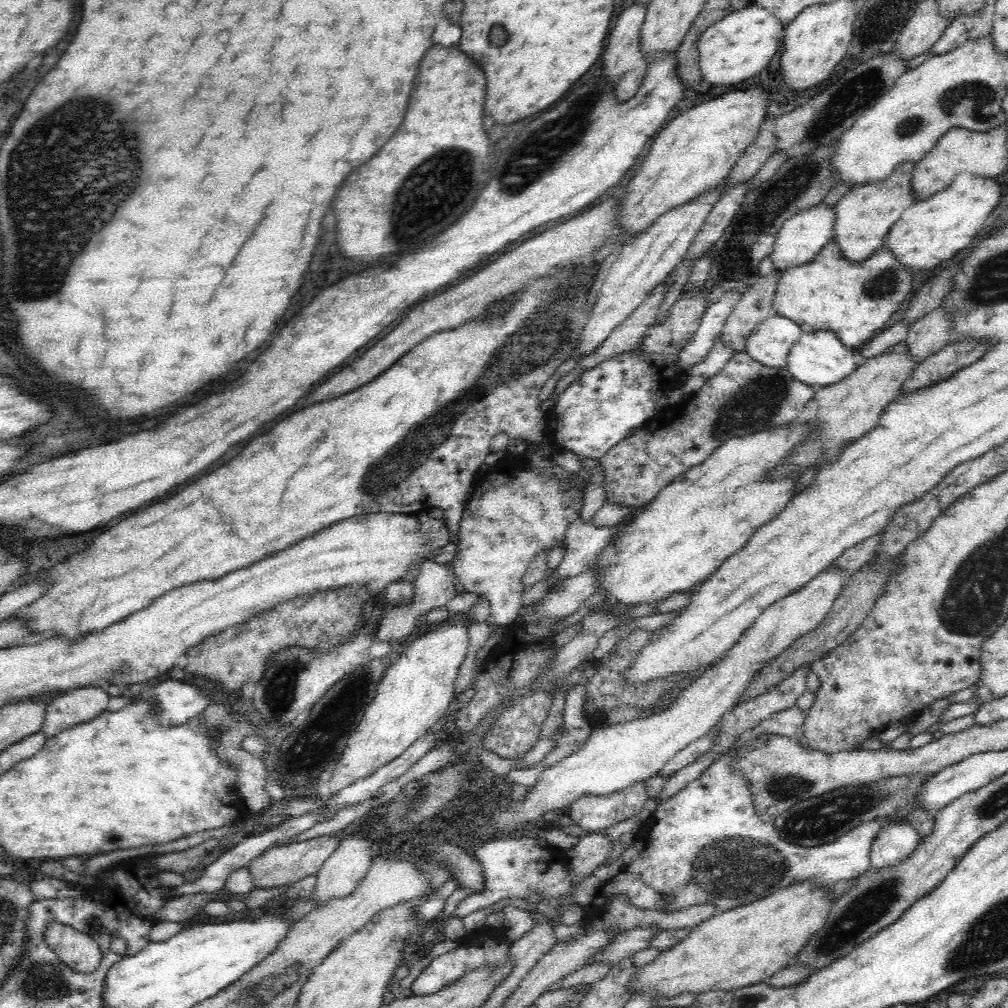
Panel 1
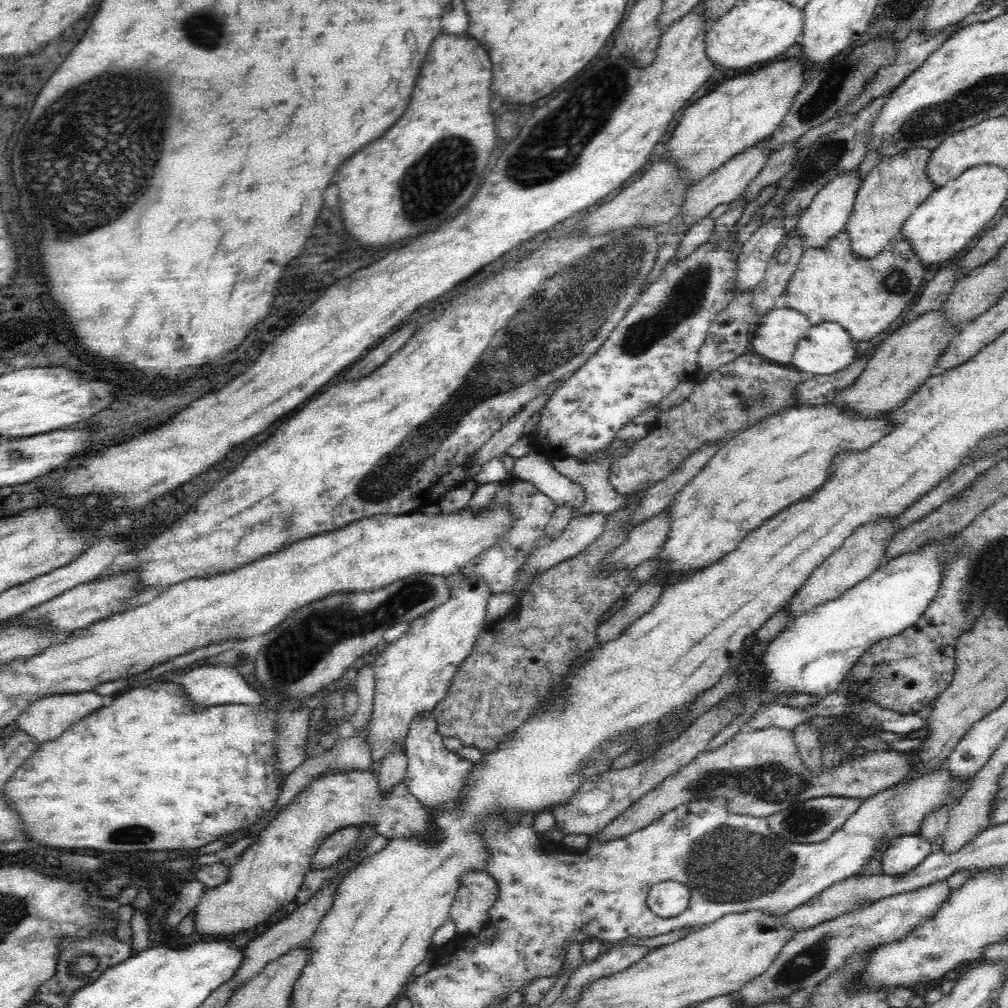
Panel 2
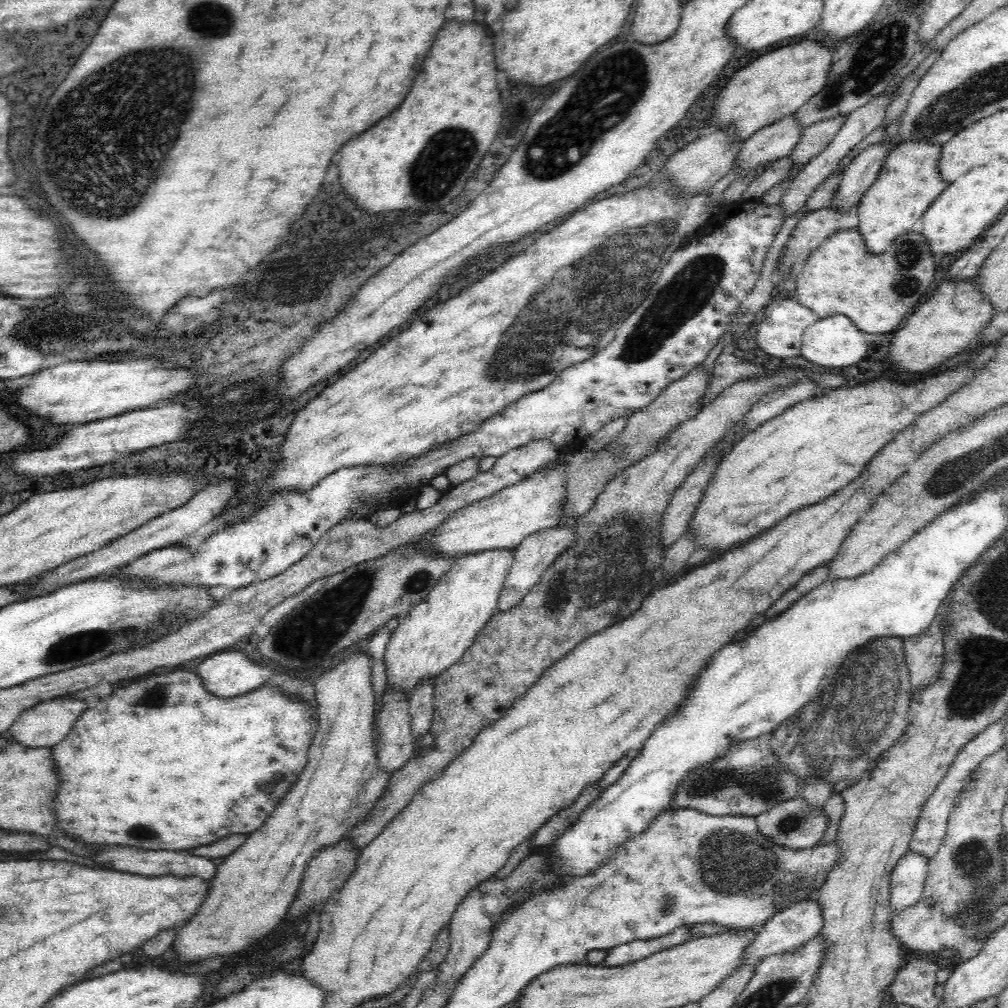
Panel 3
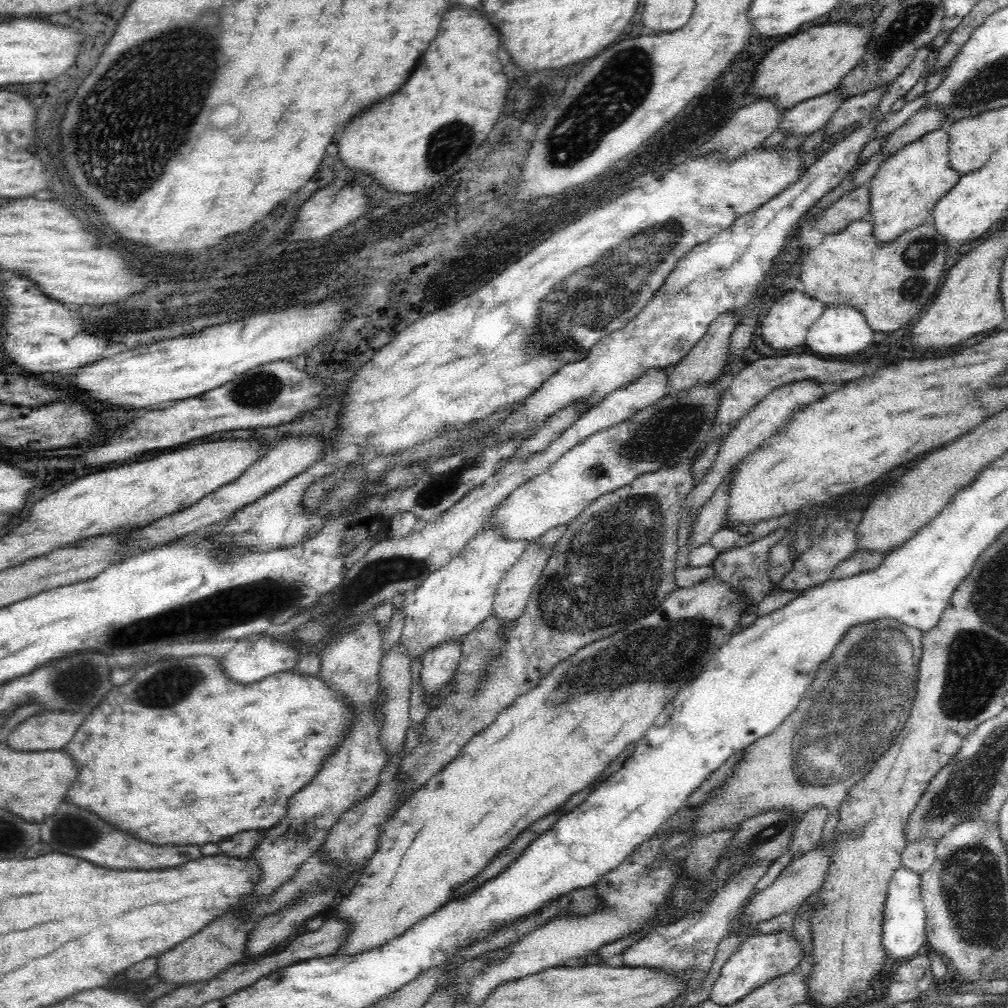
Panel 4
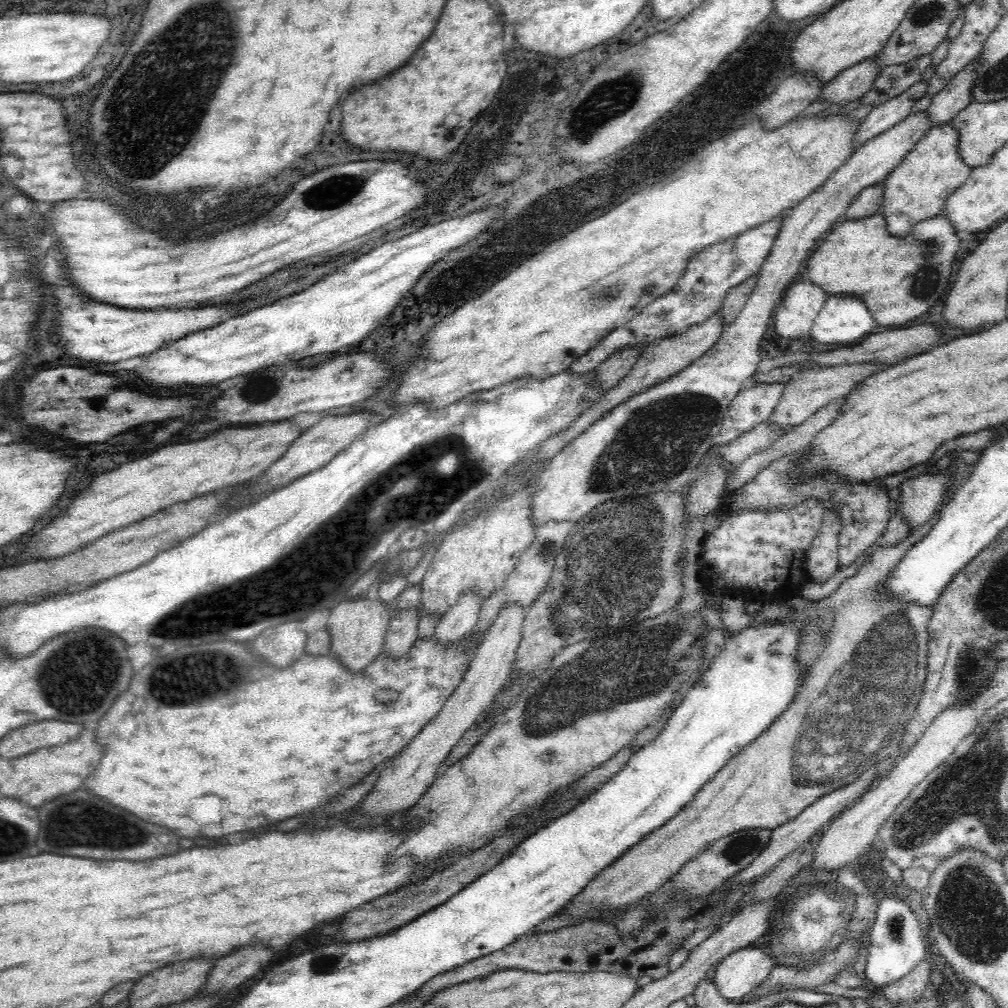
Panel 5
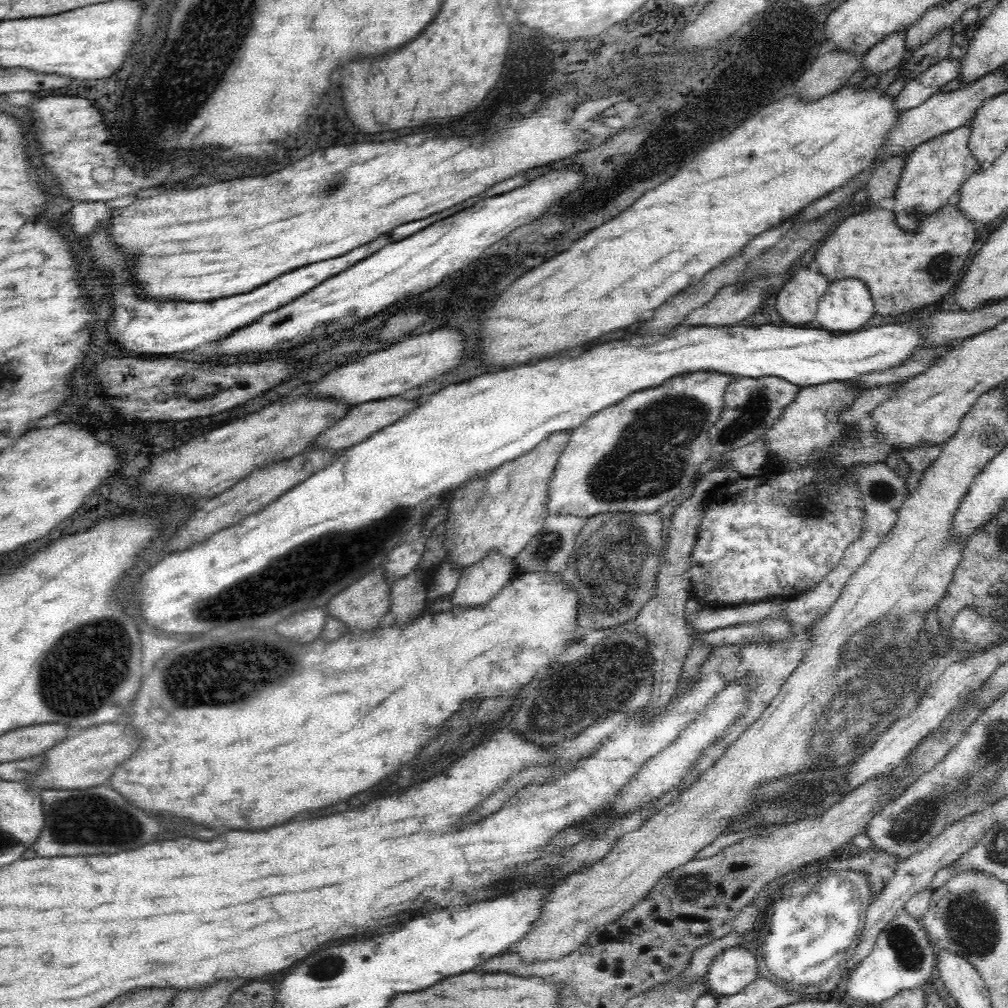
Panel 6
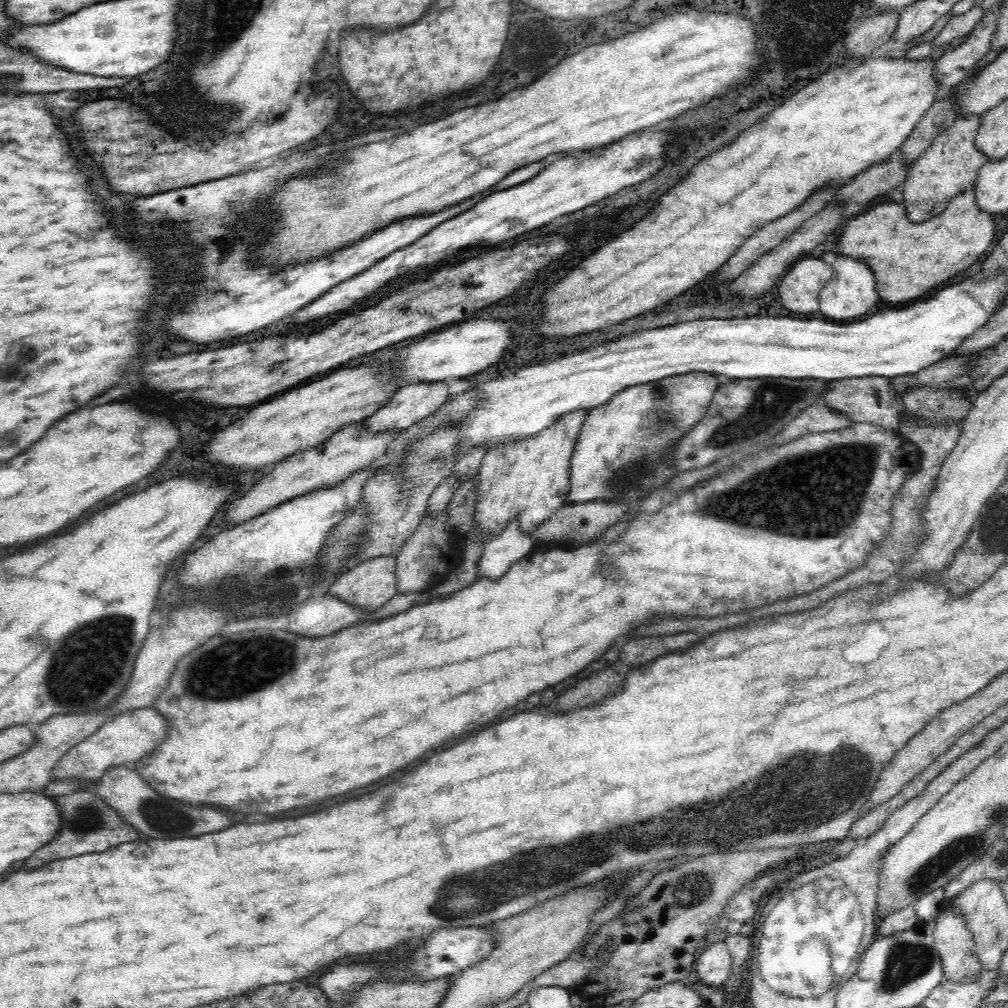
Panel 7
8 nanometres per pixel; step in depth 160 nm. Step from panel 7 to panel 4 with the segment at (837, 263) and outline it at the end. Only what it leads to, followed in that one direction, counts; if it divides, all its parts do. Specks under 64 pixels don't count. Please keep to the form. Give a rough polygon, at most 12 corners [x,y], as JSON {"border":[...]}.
{"border":[[828,306],[807,330],[818,356],[862,352],[876,336],[858,310]]}

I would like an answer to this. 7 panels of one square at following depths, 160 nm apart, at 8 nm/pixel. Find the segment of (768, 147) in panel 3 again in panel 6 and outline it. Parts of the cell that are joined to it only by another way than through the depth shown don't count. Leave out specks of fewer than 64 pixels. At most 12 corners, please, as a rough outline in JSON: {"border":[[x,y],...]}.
{"border":[[908,29],[877,42],[861,68],[885,73],[902,60]]}

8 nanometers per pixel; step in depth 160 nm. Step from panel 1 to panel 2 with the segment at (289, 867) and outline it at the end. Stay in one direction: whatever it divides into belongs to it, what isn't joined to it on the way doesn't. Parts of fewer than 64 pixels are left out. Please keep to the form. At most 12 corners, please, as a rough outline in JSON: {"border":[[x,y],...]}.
{"border":[[361,828],[329,835],[313,854],[311,868],[332,866],[352,850]]}

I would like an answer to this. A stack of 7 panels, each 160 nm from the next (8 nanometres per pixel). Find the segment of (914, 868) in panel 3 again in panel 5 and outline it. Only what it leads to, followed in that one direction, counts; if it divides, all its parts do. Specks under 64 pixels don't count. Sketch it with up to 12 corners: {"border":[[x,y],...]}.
{"border":[[882,892],[866,987],[879,993],[928,956],[915,913]]}

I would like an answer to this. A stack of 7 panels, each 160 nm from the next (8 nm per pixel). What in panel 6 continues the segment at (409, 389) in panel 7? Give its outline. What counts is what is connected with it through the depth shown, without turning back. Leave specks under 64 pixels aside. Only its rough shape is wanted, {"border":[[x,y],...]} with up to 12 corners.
{"border":[[424,397],[355,405],[310,447],[340,450],[415,411]]}

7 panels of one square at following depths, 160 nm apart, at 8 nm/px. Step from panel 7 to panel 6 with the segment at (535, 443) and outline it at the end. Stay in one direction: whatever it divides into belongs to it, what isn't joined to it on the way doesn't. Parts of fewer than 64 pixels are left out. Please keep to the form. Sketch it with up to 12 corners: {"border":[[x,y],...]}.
{"border":[[570,439],[456,490],[445,561],[515,558],[550,516],[549,482]]}

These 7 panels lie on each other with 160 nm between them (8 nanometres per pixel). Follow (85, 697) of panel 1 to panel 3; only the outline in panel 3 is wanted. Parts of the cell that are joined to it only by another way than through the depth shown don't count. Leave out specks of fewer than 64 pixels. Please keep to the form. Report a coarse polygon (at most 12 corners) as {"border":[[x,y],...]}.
{"border":[[52,699],[21,711],[9,733],[24,747],[62,742],[88,706]]}

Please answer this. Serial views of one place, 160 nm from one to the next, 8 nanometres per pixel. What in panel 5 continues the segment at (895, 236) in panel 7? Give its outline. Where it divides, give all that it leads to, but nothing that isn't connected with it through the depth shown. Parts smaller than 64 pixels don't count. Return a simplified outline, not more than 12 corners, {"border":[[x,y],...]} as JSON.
{"border":[[942,216],[888,236],[841,220],[806,260],[829,296],[876,324],[918,318],[951,289],[960,240]]}

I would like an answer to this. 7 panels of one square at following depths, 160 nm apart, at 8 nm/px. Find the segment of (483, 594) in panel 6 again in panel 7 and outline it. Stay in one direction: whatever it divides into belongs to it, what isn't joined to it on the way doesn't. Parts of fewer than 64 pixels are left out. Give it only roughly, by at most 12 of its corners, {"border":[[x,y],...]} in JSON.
{"border":[[517,521],[484,545],[479,576],[500,578],[534,547]]}

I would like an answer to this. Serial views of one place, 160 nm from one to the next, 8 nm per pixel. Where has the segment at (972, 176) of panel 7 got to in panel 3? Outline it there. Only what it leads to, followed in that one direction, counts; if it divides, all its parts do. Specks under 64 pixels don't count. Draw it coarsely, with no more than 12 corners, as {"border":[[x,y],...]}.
{"border":[[900,142],[857,205],[870,252],[917,229],[949,184],[942,145]]}

